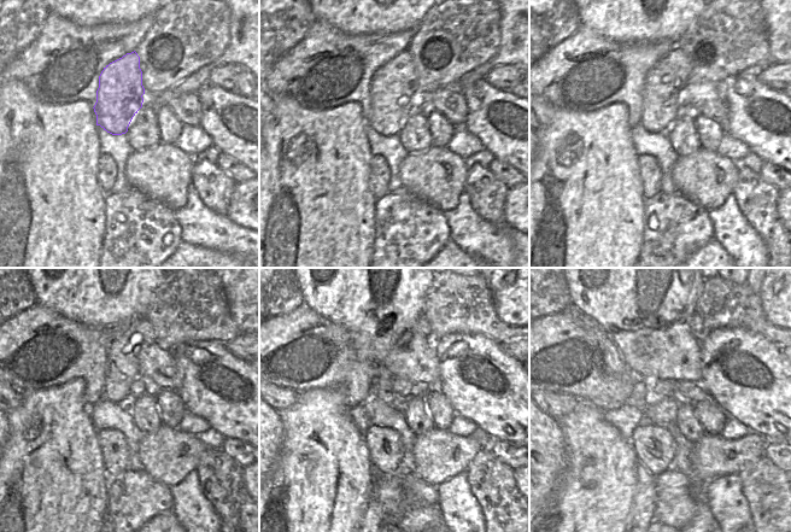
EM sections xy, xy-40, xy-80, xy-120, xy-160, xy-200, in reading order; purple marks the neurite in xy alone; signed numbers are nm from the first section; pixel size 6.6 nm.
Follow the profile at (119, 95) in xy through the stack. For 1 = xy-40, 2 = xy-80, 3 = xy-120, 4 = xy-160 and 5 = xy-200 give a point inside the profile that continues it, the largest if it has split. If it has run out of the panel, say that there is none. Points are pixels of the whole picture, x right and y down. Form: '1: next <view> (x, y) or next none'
1: next xy-40 (393, 85)
2: next xy-80 (663, 82)
3: next xy-120 (121, 357)
4: next xy-160 (381, 386)
5: next xy-200 (696, 323)

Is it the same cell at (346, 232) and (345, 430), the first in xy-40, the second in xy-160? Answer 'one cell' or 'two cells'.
one cell

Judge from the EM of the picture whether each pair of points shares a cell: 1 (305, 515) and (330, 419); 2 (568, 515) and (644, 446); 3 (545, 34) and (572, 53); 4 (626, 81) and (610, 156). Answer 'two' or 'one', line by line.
1: one
2: two
3: two
4: two

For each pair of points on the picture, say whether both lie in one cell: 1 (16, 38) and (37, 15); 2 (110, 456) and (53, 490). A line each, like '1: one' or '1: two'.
1: one
2: two

